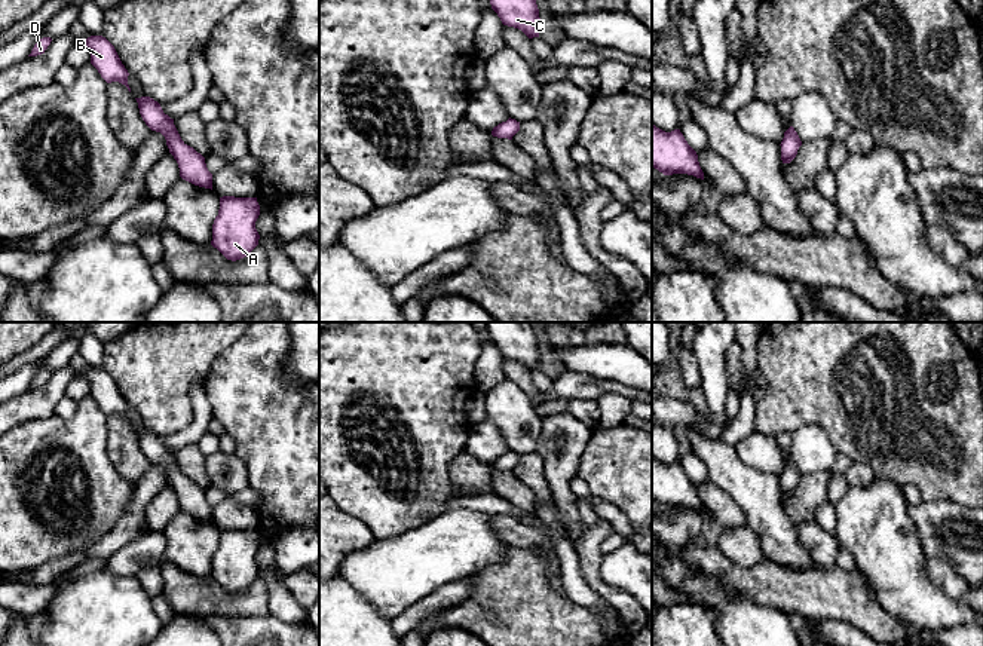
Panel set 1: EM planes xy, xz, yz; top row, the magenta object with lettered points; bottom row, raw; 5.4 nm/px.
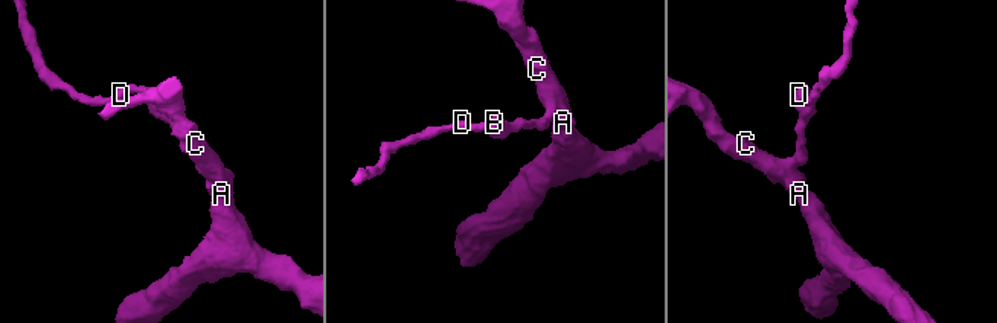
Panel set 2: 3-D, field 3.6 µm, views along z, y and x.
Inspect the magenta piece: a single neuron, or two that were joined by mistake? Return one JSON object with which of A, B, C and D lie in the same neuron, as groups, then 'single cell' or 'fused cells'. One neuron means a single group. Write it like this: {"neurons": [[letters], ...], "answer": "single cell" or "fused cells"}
{"neurons": [["A", "C"], ["B", "D"]], "answer": "fused cells"}

